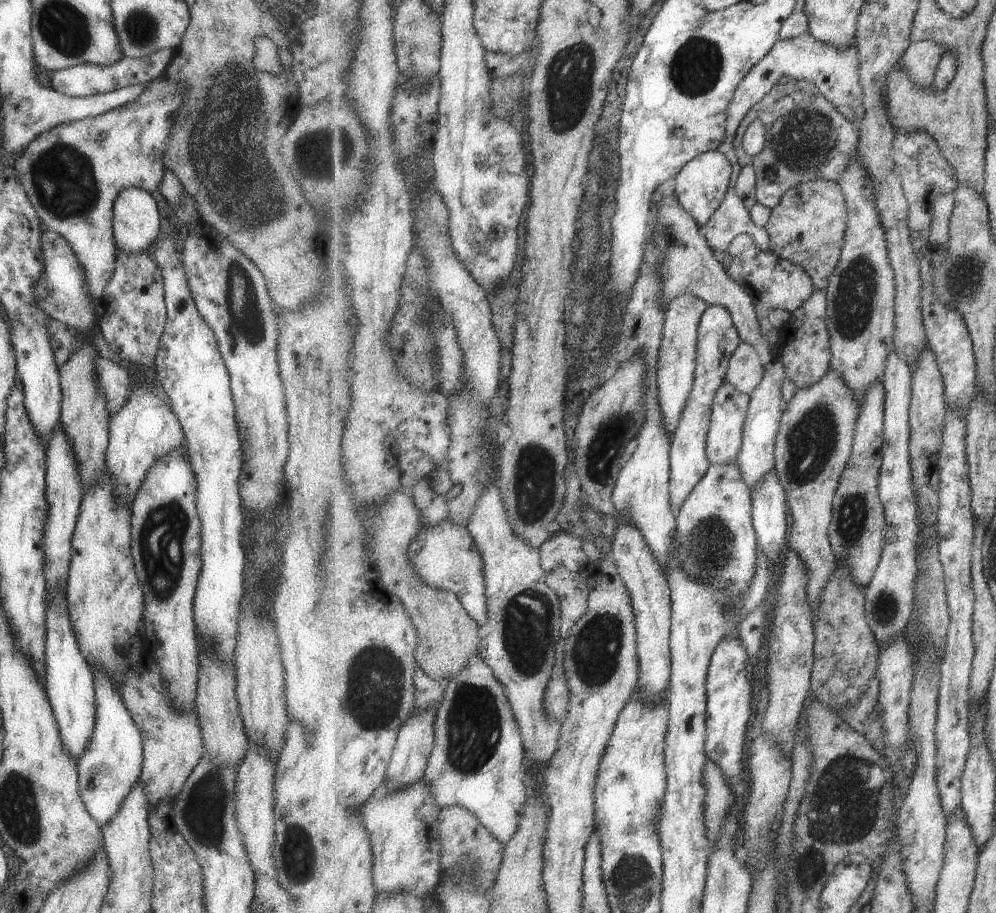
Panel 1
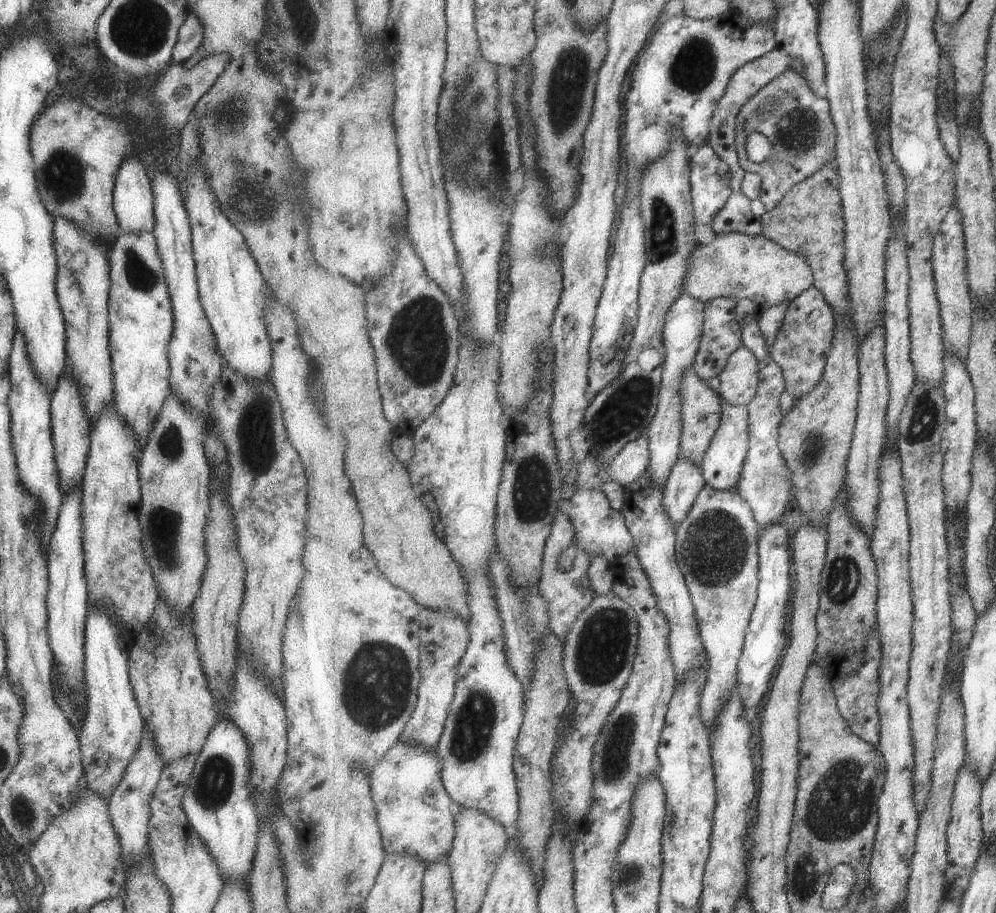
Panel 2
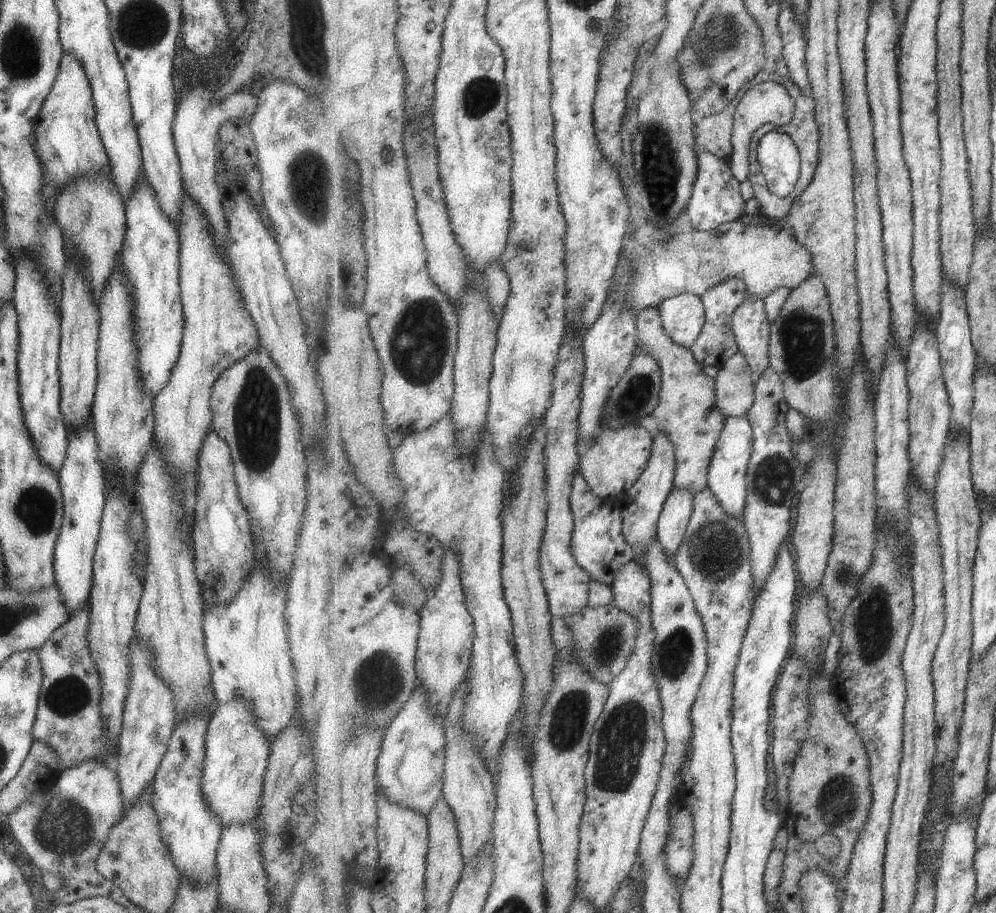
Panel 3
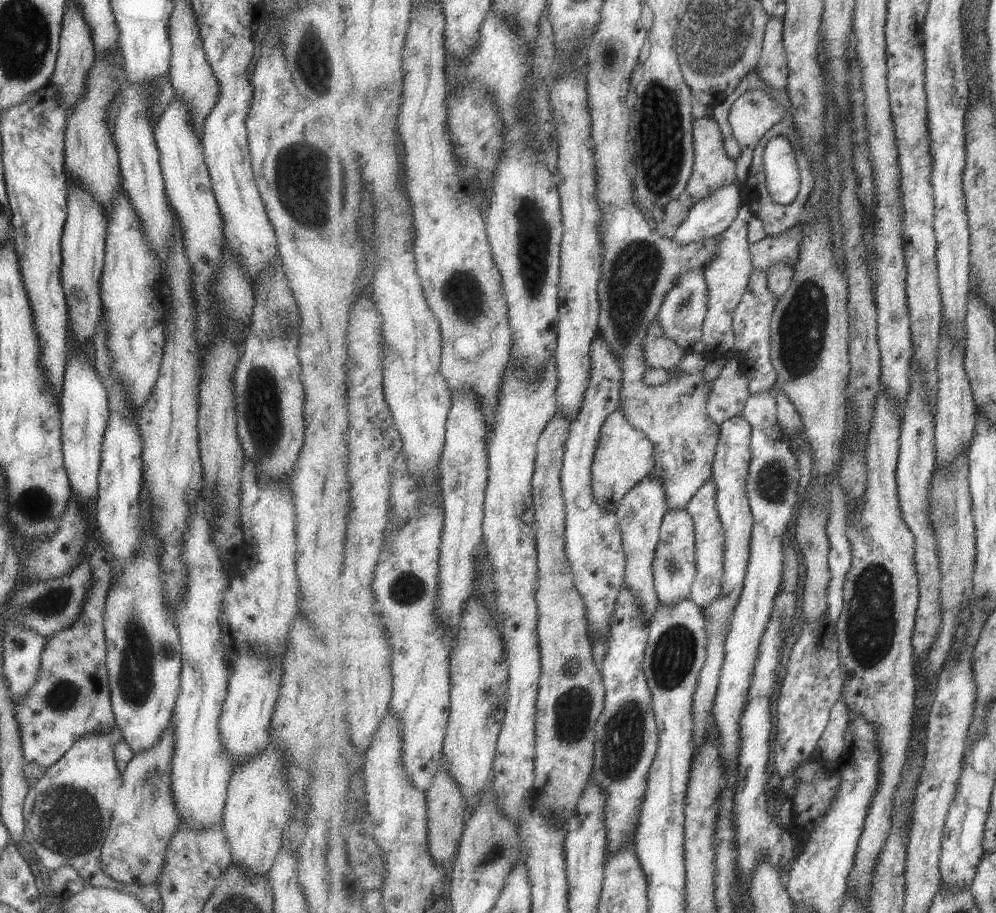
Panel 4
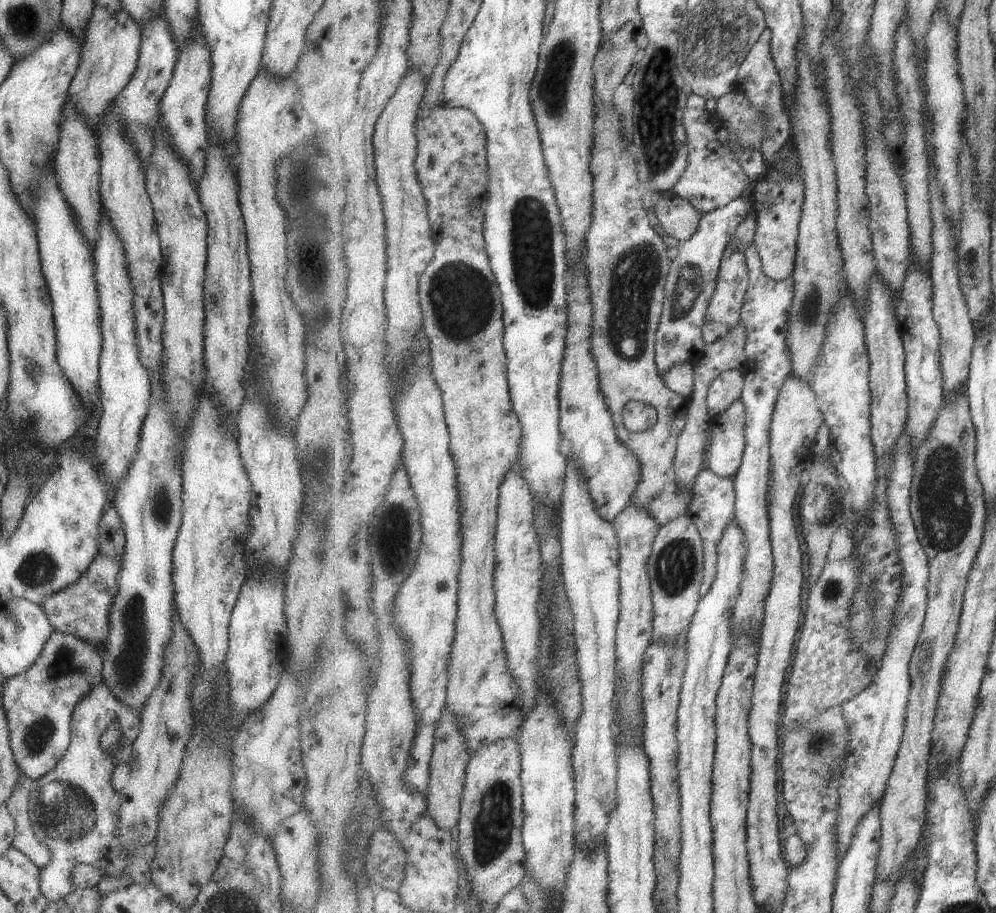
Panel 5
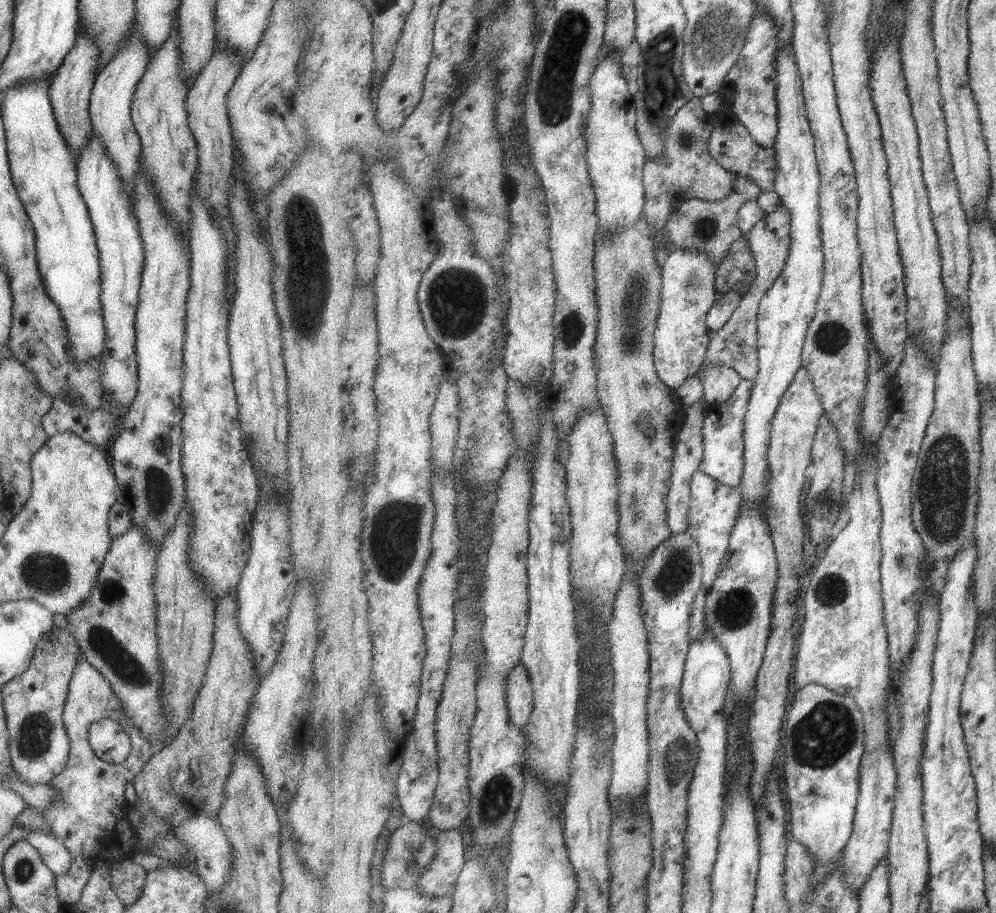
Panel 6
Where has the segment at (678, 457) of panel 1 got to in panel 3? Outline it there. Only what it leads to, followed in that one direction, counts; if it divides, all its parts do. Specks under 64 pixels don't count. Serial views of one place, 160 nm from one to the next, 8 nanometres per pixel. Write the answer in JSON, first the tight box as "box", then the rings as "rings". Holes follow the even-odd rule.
{"box":[658,277,748,561],"rings":[[[741,277],[726,280],[719,286],[707,291],[701,297],[704,300],[706,310],[706,323],[704,324],[704,330],[700,338],[697,339],[697,342],[691,348],[694,357],[701,366],[705,365],[721,368],[725,359],[731,358],[733,354],[737,354],[740,351],[734,333],[732,318],[734,312],[748,297],[748,286]],[[675,485],[665,501],[658,524],[658,539],[670,561],[673,561],[688,534],[693,511],[694,492]]]}

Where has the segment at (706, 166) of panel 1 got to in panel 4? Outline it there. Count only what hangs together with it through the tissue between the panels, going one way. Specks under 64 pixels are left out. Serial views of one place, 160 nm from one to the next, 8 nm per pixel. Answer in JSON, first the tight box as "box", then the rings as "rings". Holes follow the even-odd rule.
{"box":[673,186,743,245],"rings":[[[739,186],[718,188],[689,209],[688,218],[673,239],[688,245],[722,235],[735,222],[743,204],[743,190]]]}

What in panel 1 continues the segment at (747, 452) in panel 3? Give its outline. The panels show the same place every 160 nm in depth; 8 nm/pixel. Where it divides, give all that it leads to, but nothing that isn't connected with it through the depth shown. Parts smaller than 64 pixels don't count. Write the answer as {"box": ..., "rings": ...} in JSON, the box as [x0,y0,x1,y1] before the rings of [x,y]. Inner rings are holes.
{"box":[708,383,750,464],"rings":[[[724,383],[712,405],[712,427],[708,433],[708,458],[712,464],[735,463],[744,444],[750,397]]]}

